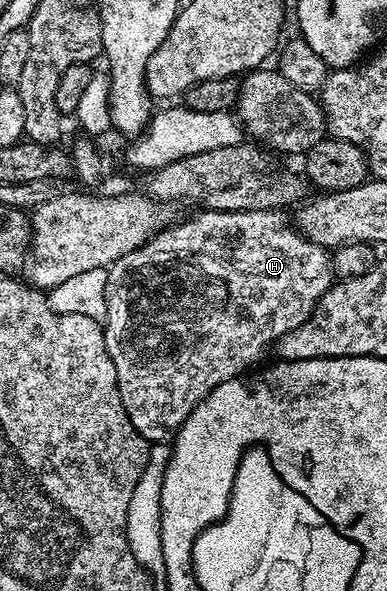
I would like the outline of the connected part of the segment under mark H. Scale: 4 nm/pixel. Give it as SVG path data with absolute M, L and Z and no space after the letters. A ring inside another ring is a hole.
M280 209L194 213L192 217L201 228L201 236L205 232L207 238L201 248L195 248L199 254L191 258L193 270L185 270L185 262L173 266L177 276L175 286L169 286L169 270L167 282L151 282L157 278L145 276L139 268L133 268L151 262L149 254L159 250L159 240L152 237L113 263L115 272L109 272L109 297L103 319L105 343L111 364L115 364L123 408L131 424L151 444L168 443L187 416L191 416L193 409L214 388L244 375L250 369L248 366L272 342L273 345L280 343L284 334L302 326L312 316L323 295L333 287L335 275L330 251L306 237L281 214L284 213Z

